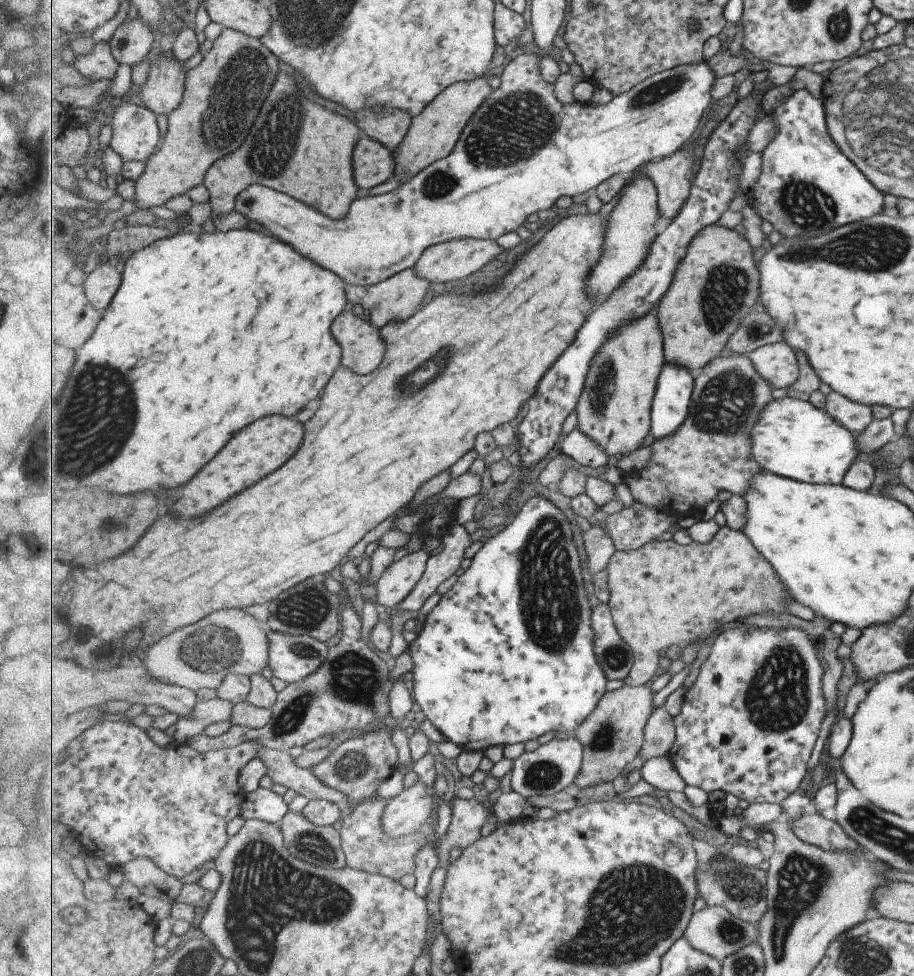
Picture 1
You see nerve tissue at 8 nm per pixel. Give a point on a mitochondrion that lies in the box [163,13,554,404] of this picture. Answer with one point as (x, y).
(243, 83)

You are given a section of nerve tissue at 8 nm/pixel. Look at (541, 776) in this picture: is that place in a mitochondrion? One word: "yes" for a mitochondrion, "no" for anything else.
yes

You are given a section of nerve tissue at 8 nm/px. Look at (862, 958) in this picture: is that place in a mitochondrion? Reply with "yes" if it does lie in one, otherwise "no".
yes

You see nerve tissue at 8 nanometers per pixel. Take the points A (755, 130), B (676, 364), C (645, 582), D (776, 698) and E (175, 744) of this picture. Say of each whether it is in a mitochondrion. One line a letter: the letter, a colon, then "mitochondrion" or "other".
A: other
B: other
C: other
D: mitochondrion
E: other

